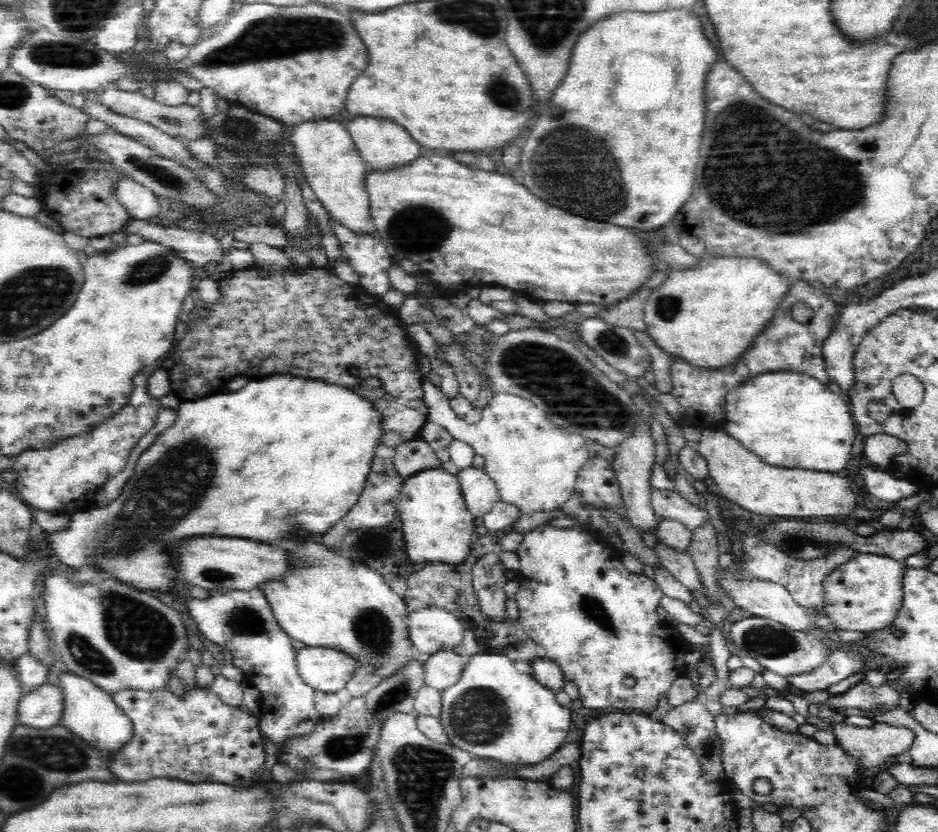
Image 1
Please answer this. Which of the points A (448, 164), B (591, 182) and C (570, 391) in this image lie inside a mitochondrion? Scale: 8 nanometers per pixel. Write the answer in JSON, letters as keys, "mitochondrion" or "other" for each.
{"A":"other","B":"mitochondrion","C":"mitochondrion"}

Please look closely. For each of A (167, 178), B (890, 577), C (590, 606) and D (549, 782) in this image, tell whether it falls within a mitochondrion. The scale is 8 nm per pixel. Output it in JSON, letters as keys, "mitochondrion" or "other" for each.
{"A":"mitochondrion","B":"other","C":"mitochondrion","D":"other"}

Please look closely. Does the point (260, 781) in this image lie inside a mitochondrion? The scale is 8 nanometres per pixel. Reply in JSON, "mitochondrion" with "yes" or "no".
{"mitochondrion":"no"}

